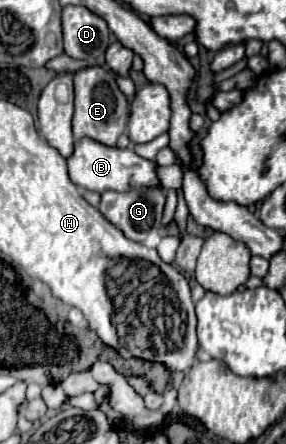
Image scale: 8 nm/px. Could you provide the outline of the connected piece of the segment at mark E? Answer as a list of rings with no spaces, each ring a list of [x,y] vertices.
[[[86,66],[76,70],[74,74],[74,120],[72,130],[74,138],[80,140],[84,136],[94,138],[106,146],[116,146],[118,136],[126,130],[128,120],[128,102],[120,92],[114,74],[102,66]]]

